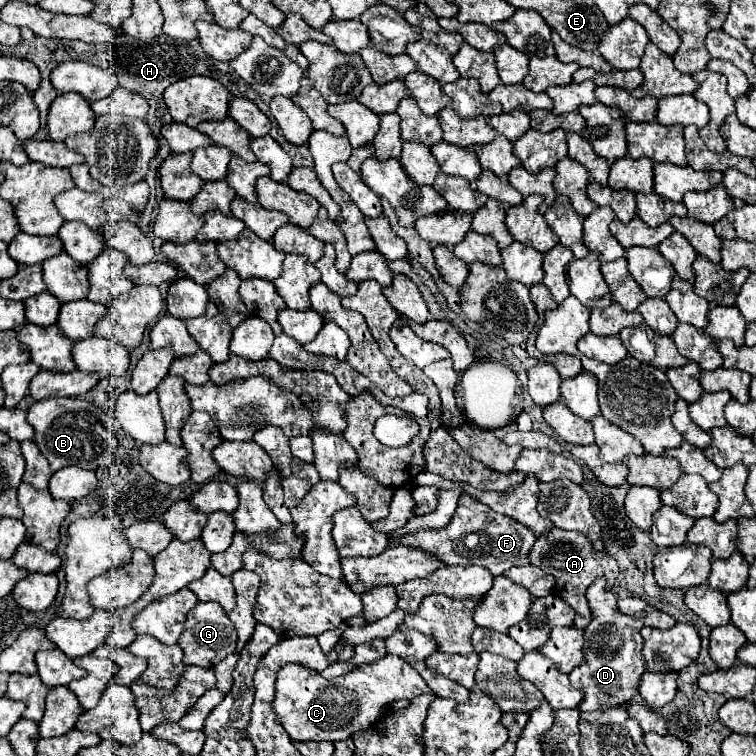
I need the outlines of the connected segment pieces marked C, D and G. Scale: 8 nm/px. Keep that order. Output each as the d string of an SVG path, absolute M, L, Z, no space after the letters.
M384 655L370 665L354 667L348 675L330 681L300 663L292 663L278 671L274 711L294 741L342 741L368 731L380 719L382 707L400 699L410 701L422 693L430 693L426 681L396 655Z
M598 577L590 585L588 603L590 603L590 609L592 609L592 623L584 631L584 639L586 639L586 643L584 643L584 661L570 673L572 685L584 693L582 703L578 707L580 713L608 711L608 709L614 709L614 707L620 707L620 705L628 703L638 693L640 677L646 671L646 663L644 663L644 657L642 657L642 635L640 635L640 629L644 627L644 623L640 619L634 619L634 615L622 615L618 611L616 601L618 601L618 597L612 589L606 587L604 577Z
M214 601L198 603L186 619L184 633L178 639L178 645L184 651L184 665L198 665L198 667L214 667L222 659L226 659L230 653L236 651L238 635L234 631L234 623L228 619L226 611Z

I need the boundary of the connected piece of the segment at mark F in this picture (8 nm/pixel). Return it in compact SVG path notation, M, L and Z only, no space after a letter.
M466 493L460 495L458 509L450 525L438 531L416 531L400 539L402 545L424 549L448 565L482 565L490 569L492 575L502 575L510 567L528 565L528 551L532 549L534 541L536 535L522 523L510 519L508 515L498 515L496 511Z

